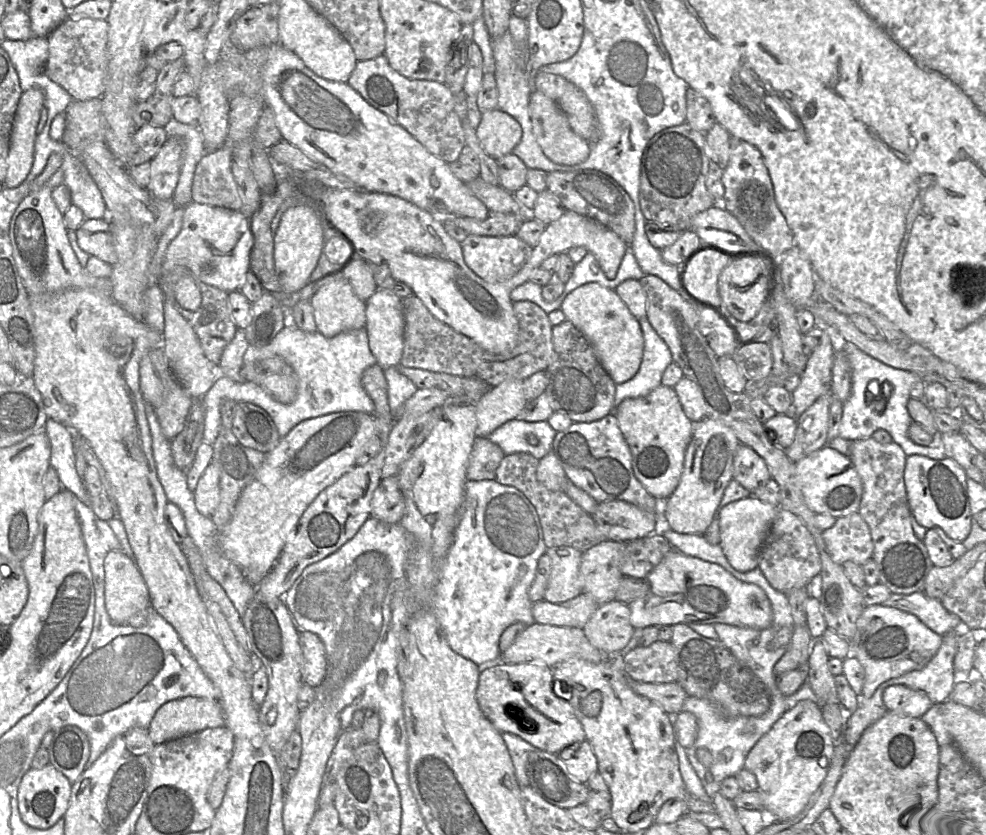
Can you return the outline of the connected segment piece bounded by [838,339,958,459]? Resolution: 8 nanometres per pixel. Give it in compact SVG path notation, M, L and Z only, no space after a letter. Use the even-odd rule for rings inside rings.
M839 339L839 348L846 352L852 367L851 394L843 402L842 417L839 425L839 437L849 441L867 439L878 429L884 429L890 433L893 441L904 451L906 456L919 454L931 459L943 459L946 457L943 447L937 443L929 446L922 446L914 443L908 436L908 428L913 422L907 410L907 403L910 395L910 388L918 380L924 382L939 382L945 387L958 385L938 374L918 374L916 372L902 370L889 366L878 359L860 350L852 343ZM876 380L881 386L877 395L868 394L868 384Z

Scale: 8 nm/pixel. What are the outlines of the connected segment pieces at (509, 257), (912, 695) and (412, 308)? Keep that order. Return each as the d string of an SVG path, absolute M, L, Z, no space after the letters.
M468 234L461 247L468 267L489 283L503 282L514 276L528 261L533 249L516 235Z
M903 685L888 687L883 702L887 711L914 718L921 718L934 704L925 693Z
M414 294L402 299L402 309L405 330L401 366L459 377L479 378L490 387L496 387L508 379L525 380L538 371L545 371L552 361L553 326L548 314L531 301L513 302L519 333L515 347L505 354L488 352L467 336L454 331L436 319Z

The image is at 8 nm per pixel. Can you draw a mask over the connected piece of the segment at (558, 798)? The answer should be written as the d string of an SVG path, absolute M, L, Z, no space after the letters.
M535 749L528 755L529 786L545 801L563 809L585 804L590 789L576 781L556 754Z

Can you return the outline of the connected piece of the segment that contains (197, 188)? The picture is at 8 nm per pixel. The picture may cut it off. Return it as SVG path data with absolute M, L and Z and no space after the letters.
M226 139L219 149L205 152L194 173L193 201L240 210L242 199L231 169L233 143Z

